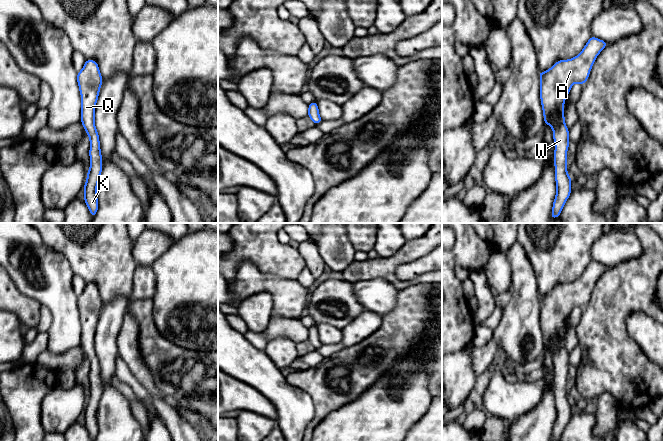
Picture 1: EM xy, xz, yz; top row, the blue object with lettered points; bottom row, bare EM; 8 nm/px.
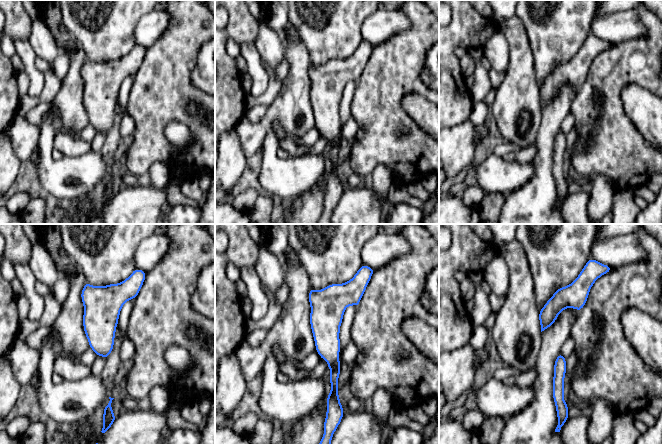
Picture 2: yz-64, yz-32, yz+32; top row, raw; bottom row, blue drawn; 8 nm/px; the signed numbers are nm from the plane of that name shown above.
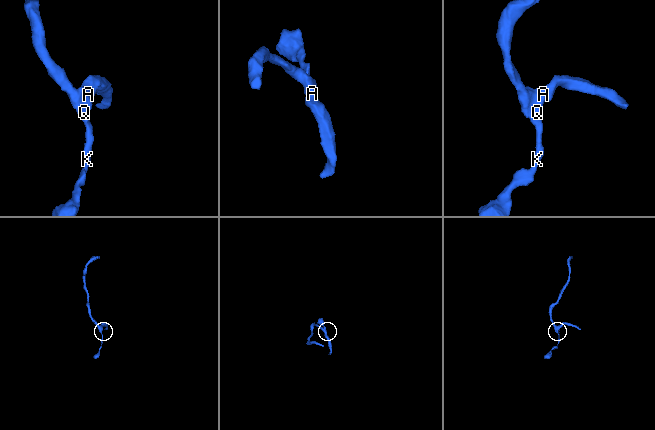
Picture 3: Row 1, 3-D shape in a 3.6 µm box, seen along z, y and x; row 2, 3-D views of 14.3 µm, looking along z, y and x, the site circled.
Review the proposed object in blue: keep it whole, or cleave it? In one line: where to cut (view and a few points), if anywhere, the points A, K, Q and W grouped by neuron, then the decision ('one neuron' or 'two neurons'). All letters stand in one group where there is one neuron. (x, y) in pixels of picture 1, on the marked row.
cut none; groups A K Q W; one neuron

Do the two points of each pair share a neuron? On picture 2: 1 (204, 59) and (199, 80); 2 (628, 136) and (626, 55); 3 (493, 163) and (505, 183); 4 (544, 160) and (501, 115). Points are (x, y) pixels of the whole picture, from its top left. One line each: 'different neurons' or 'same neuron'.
1: same neuron
2: same neuron
3: same neuron
4: different neurons

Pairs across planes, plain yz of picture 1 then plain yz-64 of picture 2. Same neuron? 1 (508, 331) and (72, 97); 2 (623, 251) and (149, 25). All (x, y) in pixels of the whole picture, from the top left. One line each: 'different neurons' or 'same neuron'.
1: same neuron
2: same neuron

